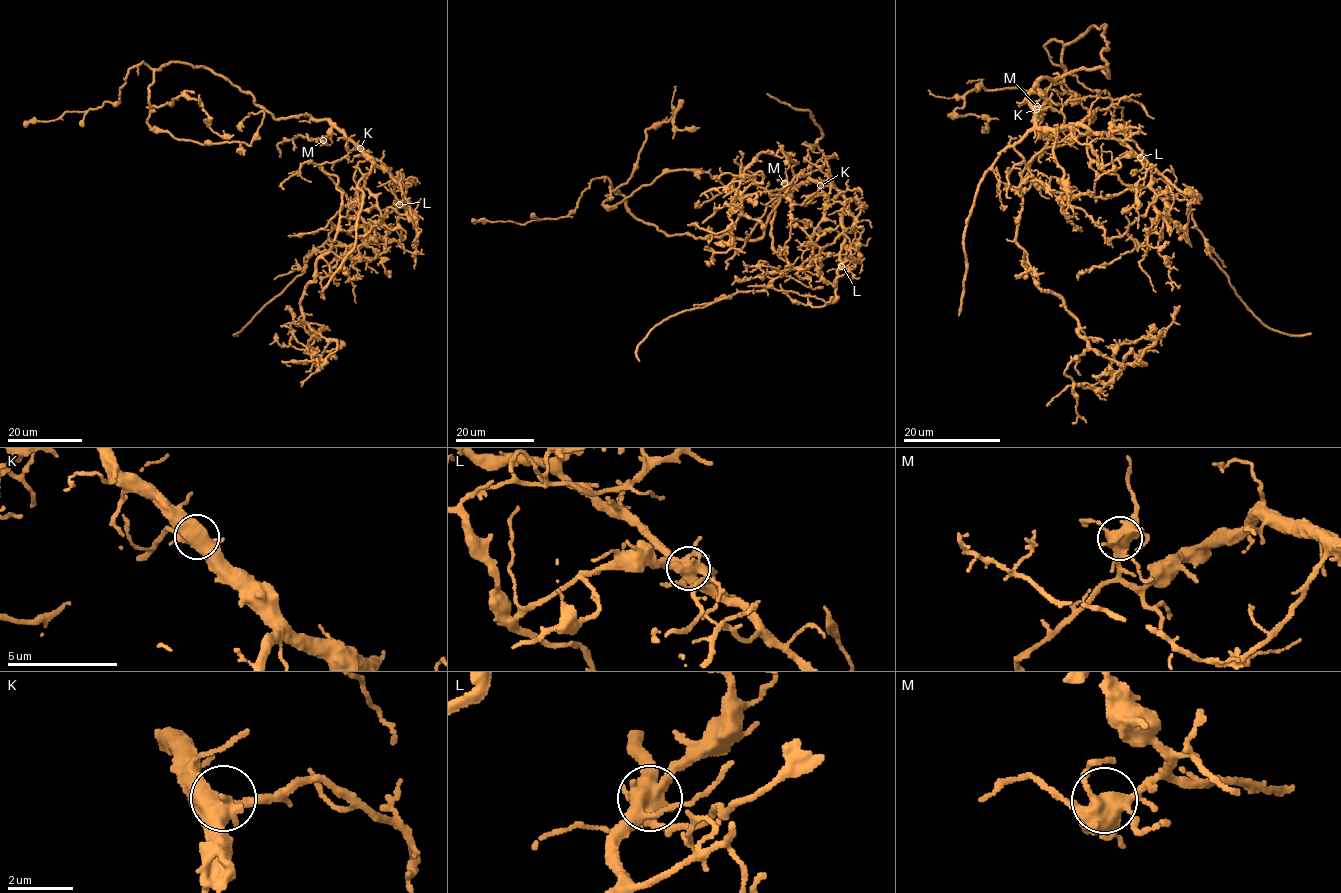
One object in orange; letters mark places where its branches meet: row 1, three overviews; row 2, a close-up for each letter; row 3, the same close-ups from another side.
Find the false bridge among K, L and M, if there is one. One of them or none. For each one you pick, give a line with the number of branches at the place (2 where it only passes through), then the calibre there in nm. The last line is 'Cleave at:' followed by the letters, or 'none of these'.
L: branches 6; calibre 550 nm
Cleave at: L

